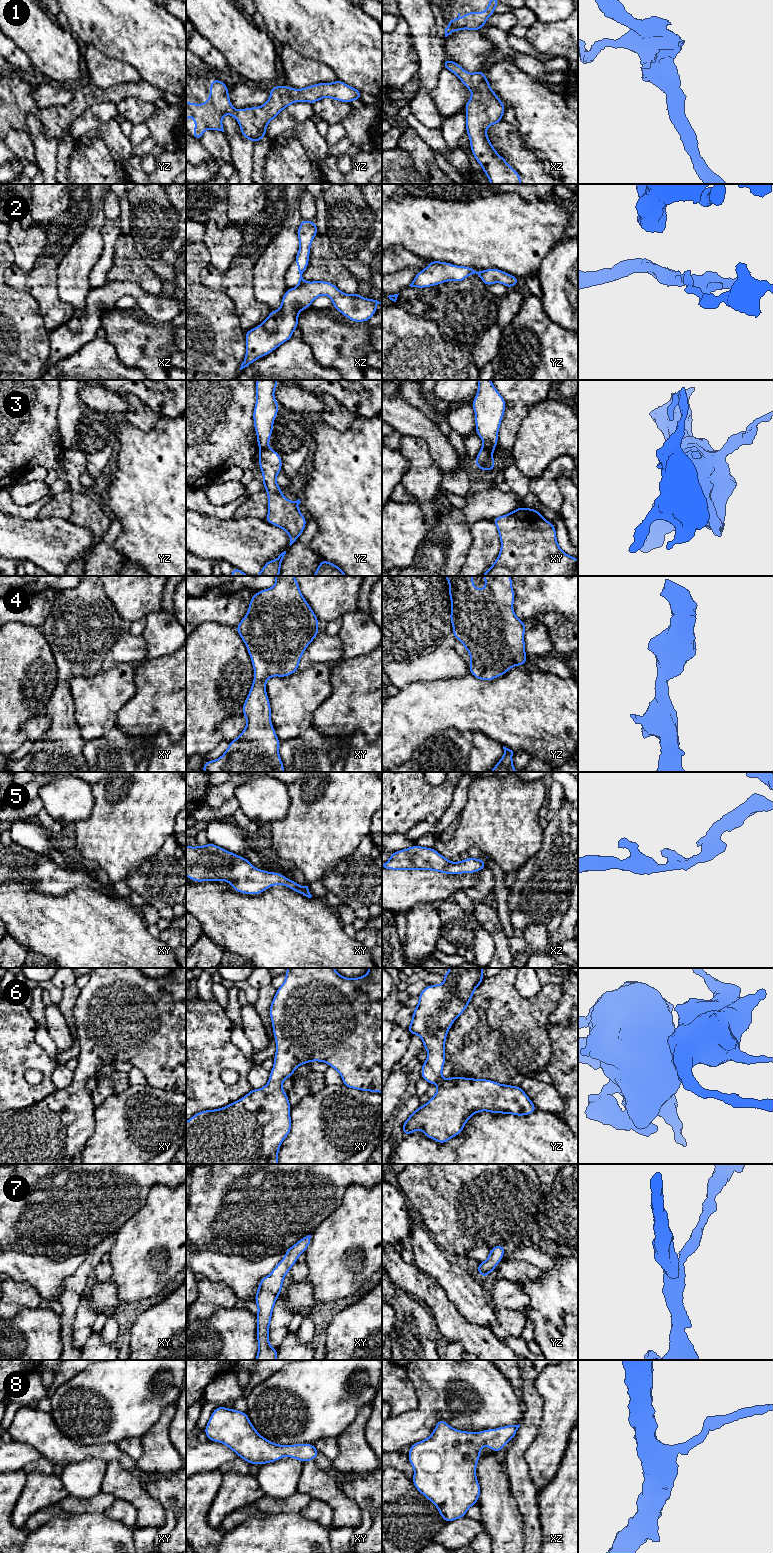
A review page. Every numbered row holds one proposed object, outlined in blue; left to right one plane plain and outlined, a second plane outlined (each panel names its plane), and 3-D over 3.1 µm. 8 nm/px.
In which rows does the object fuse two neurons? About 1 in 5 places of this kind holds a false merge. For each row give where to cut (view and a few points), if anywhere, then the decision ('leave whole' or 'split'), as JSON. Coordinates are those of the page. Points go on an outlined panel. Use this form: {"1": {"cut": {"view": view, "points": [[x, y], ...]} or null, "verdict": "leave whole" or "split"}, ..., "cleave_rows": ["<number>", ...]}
{"1": {"cut": null, "verdict": "leave whole"}, "2": {"cut": {"view": "yz", "points": [[479, 271], [480, 275]]}, "verdict": "split"}, "3": {"cut": {"view": "xy", "points": [[483, 446], [491, 451]]}, "verdict": "split"}, "4": {"cut": null, "verdict": "leave whole"}, "5": {"cut": null, "verdict": "leave whole"}, "6": {"cut": null, "verdict": "leave whole"}, "7": {"cut": null, "verdict": "leave whole"}, "8": {"cut": null, "verdict": "leave whole"}, "cleave_rows": ["2", "3"]}

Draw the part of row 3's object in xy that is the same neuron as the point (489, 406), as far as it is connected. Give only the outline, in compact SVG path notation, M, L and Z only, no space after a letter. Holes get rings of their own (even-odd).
M490 380L477 381L478 392L471 404L475 411L476 434L482 439L483 447L494 451L506 401Z

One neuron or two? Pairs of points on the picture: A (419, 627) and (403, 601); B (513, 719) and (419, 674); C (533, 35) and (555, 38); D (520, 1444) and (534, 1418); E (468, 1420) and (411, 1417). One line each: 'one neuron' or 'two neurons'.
A: two neurons
B: two neurons
C: one neuron
D: one neuron
E: one neuron

